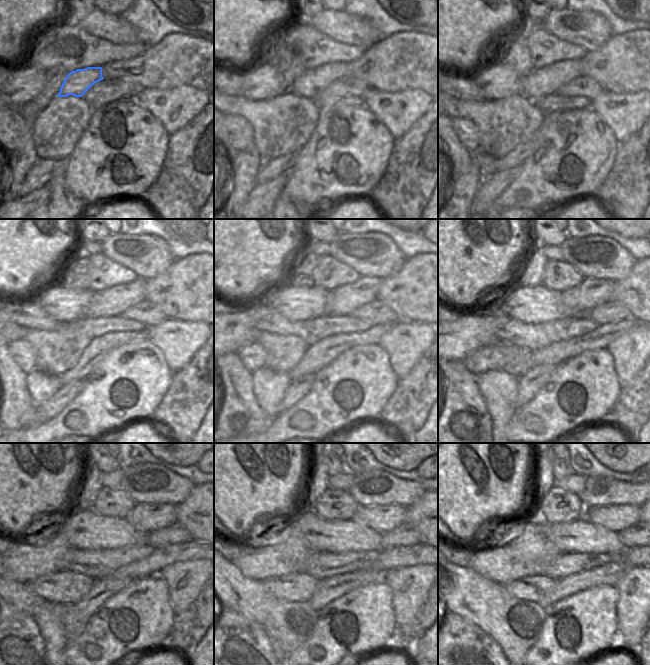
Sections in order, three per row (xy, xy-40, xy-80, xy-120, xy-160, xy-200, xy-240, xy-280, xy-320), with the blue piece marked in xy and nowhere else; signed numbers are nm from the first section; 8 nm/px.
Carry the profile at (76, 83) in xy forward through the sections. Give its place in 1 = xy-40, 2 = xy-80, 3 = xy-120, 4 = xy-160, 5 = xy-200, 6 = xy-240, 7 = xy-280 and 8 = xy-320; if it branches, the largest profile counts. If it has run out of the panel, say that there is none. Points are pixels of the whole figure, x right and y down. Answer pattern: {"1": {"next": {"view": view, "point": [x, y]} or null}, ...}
{"1": {"next": {"view": "xy-40", "point": [314, 81]}}, "2": {"next": {"view": "xy-80", "point": [545, 81]}}, "3": {"next": {"view": "xy-120", "point": [114, 301]}}, "4": {"next": {"view": "xy-160", "point": [343, 300]}}, "5": {"next": {"view": "xy-200", "point": [591, 293]}}, "6": {"next": {"view": "xy-240", "point": [145, 518]}}, "7": {"next": {"view": "xy-280", "point": [382, 518]}}, "8": {"next": {"view": "xy-320", "point": [616, 518]}}}

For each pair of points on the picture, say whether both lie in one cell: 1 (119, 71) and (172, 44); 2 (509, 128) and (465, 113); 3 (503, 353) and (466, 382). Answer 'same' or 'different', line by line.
1: same
2: same
3: different

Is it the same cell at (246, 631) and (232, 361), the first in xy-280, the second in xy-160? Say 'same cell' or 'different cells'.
same cell

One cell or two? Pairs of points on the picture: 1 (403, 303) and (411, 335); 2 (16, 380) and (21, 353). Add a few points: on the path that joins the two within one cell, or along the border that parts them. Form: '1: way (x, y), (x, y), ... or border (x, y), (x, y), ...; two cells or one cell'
1: border (400, 320), (414, 320), (427, 324); two cells
2: border (10, 344), (14, 346), (15, 361), (27, 373); two cells

